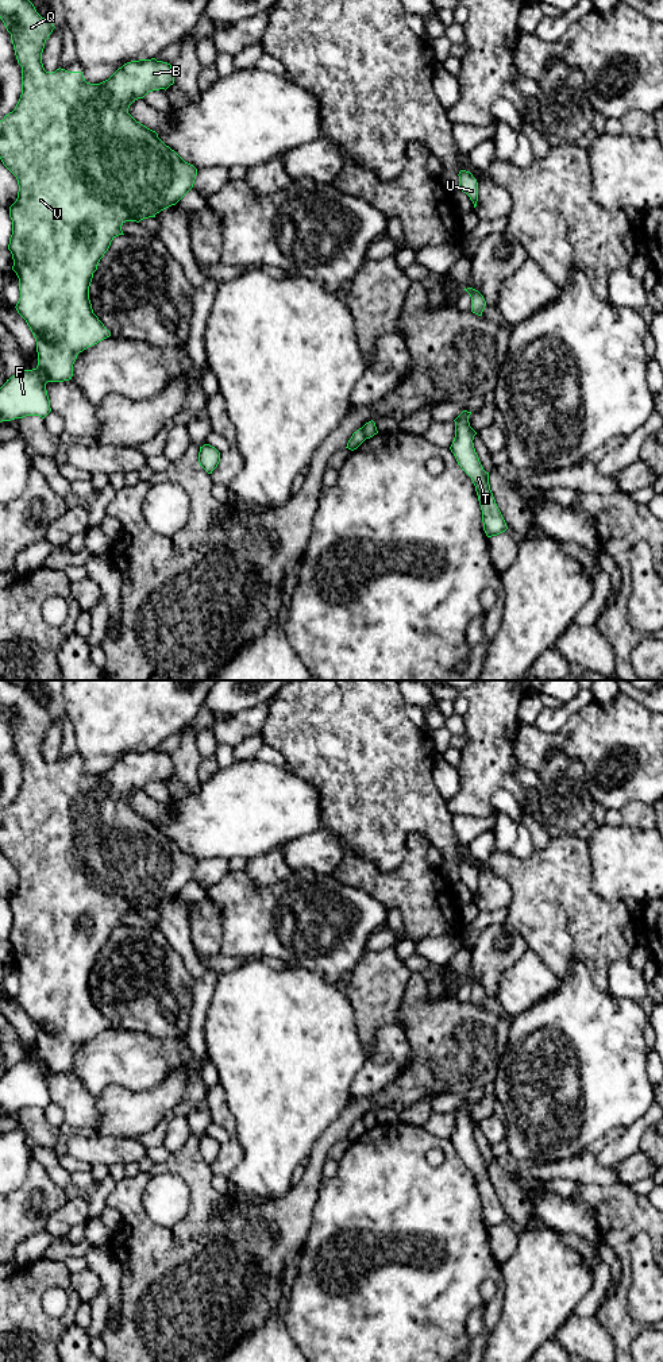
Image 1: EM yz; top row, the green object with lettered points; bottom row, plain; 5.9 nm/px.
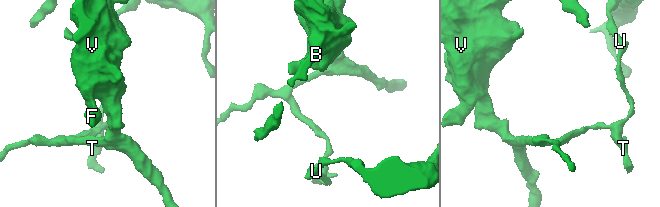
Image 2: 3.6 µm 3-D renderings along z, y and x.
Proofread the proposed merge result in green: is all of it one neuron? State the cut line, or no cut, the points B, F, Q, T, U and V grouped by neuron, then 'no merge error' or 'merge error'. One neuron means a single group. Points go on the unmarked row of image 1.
yz (361, 1119), (366, 1129) | B F Q V / T U | merge error

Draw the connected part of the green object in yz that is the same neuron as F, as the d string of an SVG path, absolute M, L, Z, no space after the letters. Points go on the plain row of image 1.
M0 680L0 710L11 725L15 746L22 757L20 790L15 800L0 811L0 850L19 876L18 890L9 898L12 926L8 941L14 950L12 961L19 969L20 989L15 999L30 1018L38 1043L35 1060L18 1062L0 1079L1 1114L26 1107L45 1110L51 1103L46 1074L72 1070L77 1046L111 1027L93 1004L89 991L89 977L100 950L111 933L124 926L122 917L126 912L139 914L176 896L193 879L197 860L166 837L155 822L128 805L135 791L153 782L166 782L174 775L170 755L155 749L131 752L108 771L90 775L85 772L82 763L61 759L51 764L45 761L42 744L55 718L36 703L27 688Z

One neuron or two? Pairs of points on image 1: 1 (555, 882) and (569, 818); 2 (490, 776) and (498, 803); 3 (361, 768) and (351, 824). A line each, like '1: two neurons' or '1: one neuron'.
1: two neurons
2: two neurons
3: one neuron

